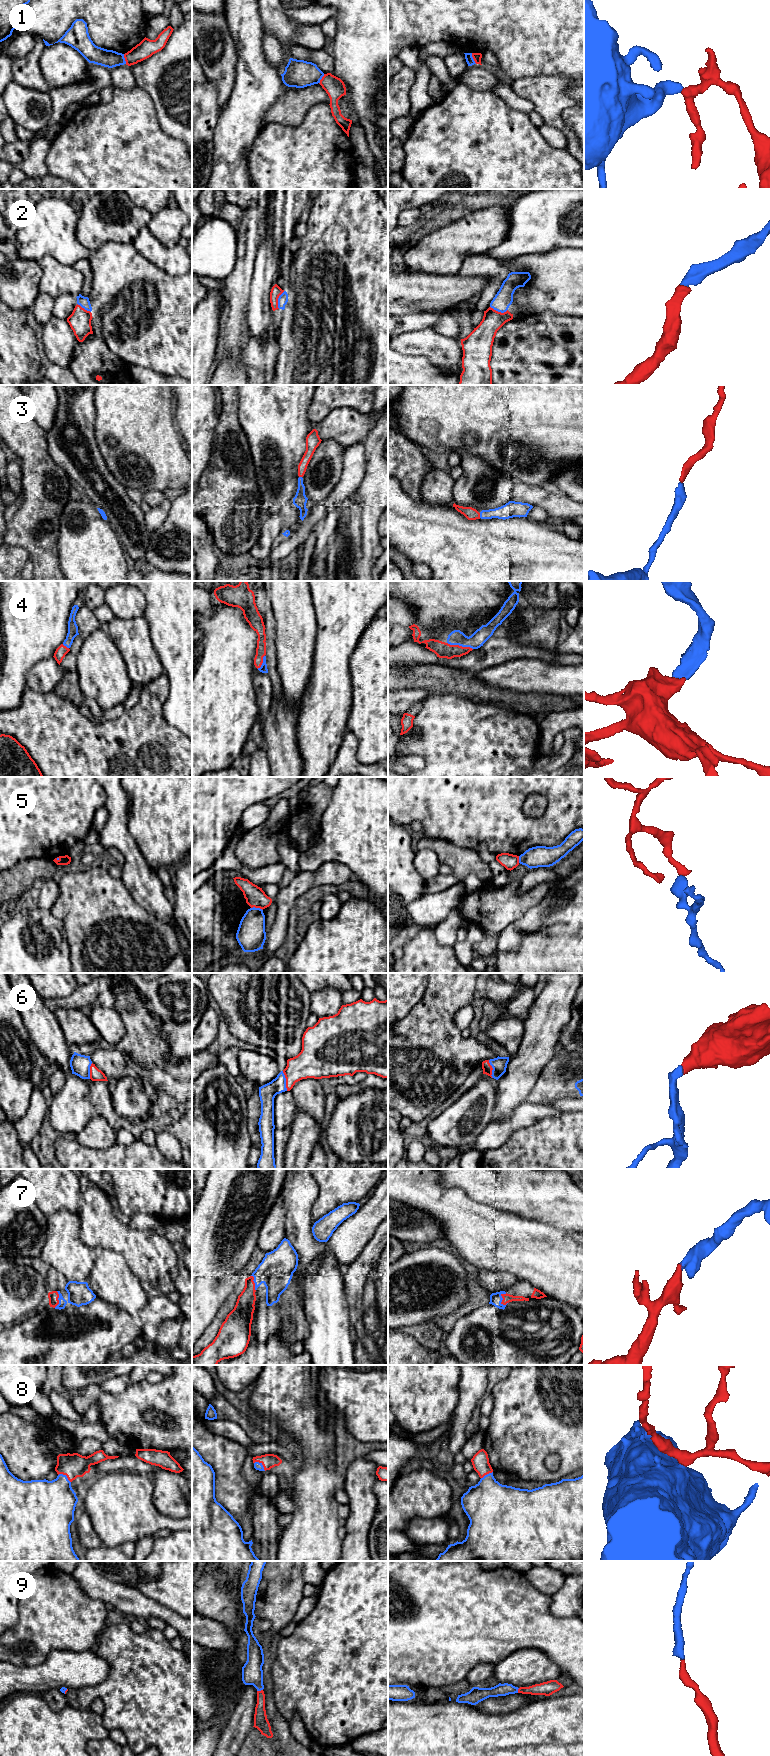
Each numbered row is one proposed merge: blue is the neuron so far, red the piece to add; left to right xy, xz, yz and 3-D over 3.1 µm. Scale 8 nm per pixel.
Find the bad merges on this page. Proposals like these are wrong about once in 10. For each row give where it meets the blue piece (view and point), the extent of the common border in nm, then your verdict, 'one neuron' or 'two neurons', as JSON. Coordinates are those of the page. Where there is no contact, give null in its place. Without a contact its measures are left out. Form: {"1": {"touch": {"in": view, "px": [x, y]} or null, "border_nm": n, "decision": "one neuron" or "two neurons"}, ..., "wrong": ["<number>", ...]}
{"1": {"touch": {"in": "yz", "px": [472, 58]}, "border_nm": 100, "decision": "two neurons"}, "2": {"touch": {"in": "xz", "px": [278, 300]}, "border_nm": 150, "decision": "one neuron"}, "3": {"touch": {"in": "yz", "px": [480, 515]}, "border_nm": 40, "decision": "one neuron"}, "4": {"touch": {"in": "yz", "px": [460, 645]}, "border_nm": 220, "decision": "one neuron"}, "5": {"touch": {"in": "xz", "px": [257, 908]}, "border_nm": 100, "decision": "two neurons"}, "6": {"touch": {"in": "xz", "px": [285, 1081]}, "border_nm": 170, "decision": "one neuron"}, "7": {"touch": {"in": "yz", "px": [502, 1298]}, "border_nm": 110, "decision": "one neuron"}, "8": {"touch": {"in": "xz", "px": [261, 1464]}, "border_nm": 120, "decision": "one neuron"}, "9": {"touch": {"in": "xz", "px": [259, 1690]}, "border_nm": 50, "decision": "one neuron"}, "wrong": ["1", "5"]}

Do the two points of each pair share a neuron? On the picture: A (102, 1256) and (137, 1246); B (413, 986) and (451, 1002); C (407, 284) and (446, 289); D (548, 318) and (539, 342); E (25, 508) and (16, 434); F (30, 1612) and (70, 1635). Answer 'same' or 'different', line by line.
A: different
B: different
C: same
D: same
E: same
F: same

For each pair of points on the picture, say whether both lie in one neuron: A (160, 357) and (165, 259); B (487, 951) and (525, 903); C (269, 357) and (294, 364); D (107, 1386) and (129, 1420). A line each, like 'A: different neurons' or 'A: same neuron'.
A: different neurons
B: same neuron
C: different neurons
D: different neurons

